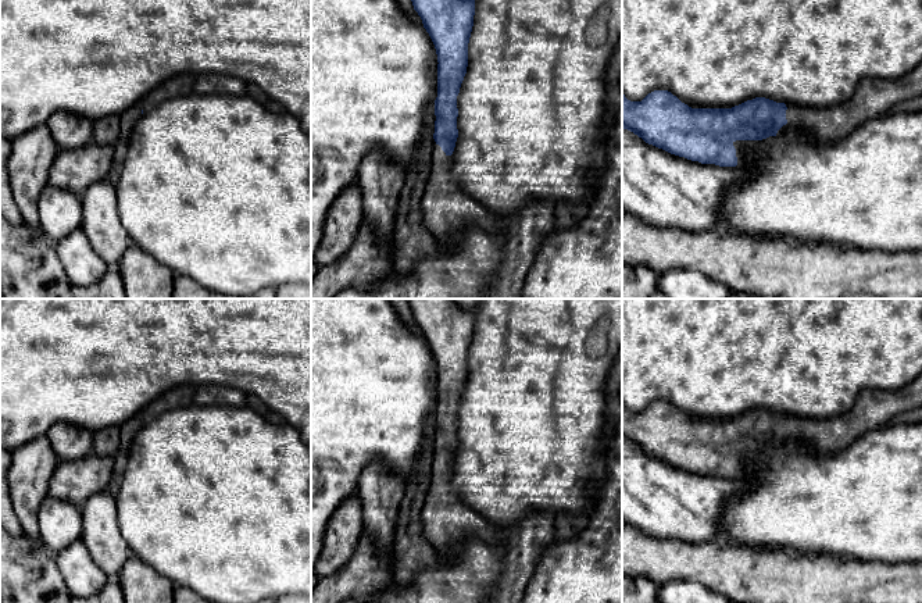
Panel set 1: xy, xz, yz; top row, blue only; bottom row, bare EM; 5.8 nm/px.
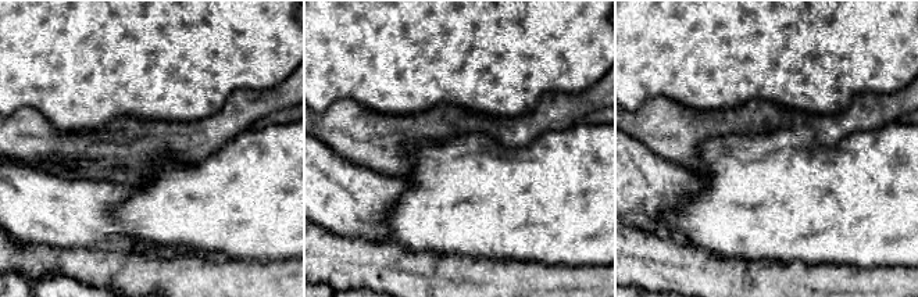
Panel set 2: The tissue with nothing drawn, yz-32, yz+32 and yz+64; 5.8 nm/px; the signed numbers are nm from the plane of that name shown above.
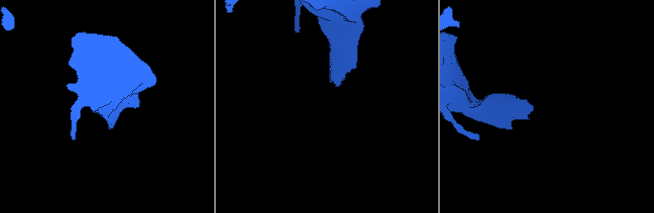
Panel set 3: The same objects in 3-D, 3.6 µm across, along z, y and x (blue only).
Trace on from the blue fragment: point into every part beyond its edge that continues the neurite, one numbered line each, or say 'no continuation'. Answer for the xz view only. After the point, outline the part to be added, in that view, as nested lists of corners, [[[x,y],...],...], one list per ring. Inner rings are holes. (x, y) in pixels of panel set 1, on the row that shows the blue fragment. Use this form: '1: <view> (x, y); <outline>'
1: xz (446, 209); [[[439,144],[433,149],[432,172],[422,199],[422,220],[435,240],[446,246],[457,245],[465,226],[489,232],[497,228],[494,213],[451,181],[450,161]]]

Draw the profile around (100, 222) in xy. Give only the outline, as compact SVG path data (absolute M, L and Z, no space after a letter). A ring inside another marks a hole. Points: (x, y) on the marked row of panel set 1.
M100 181L90 185L81 199L81 229L92 249L107 264L118 263L132 242L118 215L117 185Z

